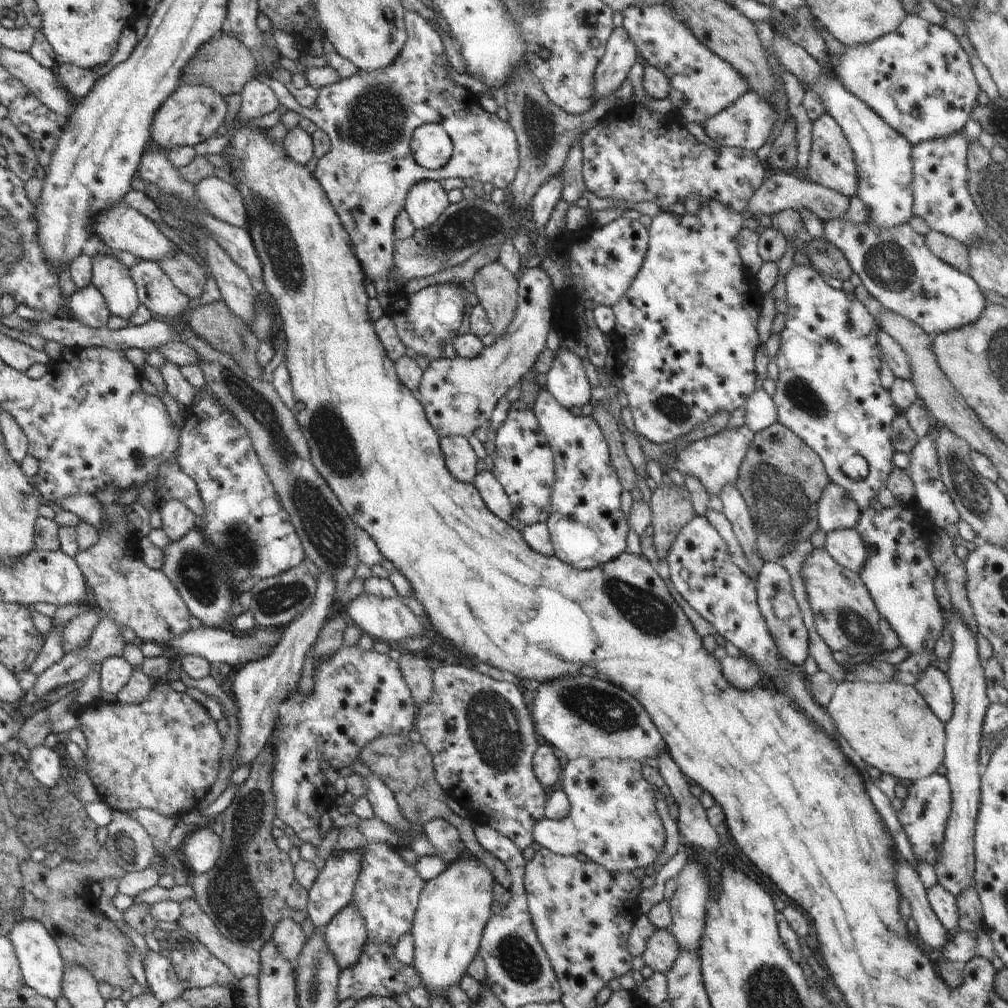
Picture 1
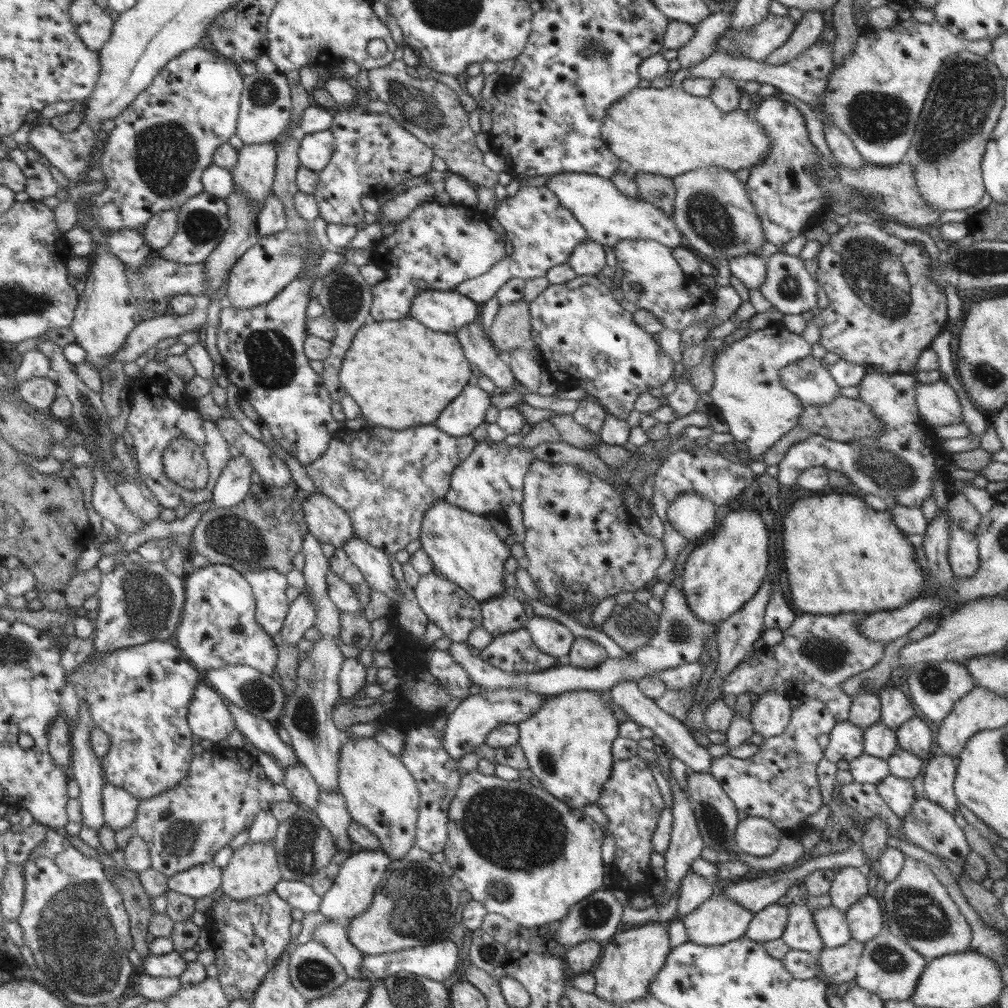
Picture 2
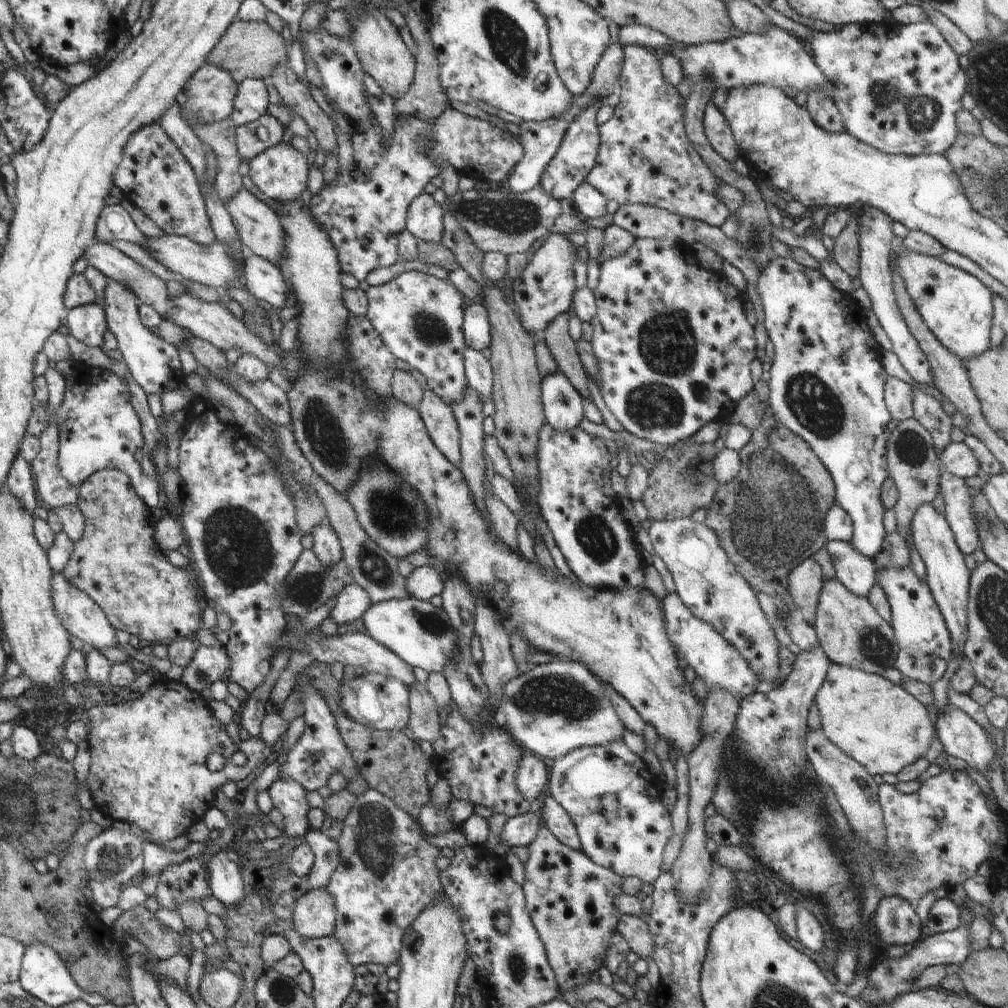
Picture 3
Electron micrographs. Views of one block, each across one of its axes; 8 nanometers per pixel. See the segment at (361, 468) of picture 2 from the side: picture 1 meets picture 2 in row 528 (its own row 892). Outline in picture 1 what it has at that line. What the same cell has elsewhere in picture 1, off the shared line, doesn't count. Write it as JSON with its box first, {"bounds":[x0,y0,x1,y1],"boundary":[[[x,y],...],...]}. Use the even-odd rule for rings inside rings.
{"bounds":[351,842,425,947],"boundary":[[[367,842],[362,850],[360,874],[353,886],[351,900],[357,904],[363,916],[367,940],[371,943],[388,943],[394,947],[403,934],[412,930],[415,910],[425,880],[415,871],[414,866],[405,864],[397,849],[387,844]]]}

